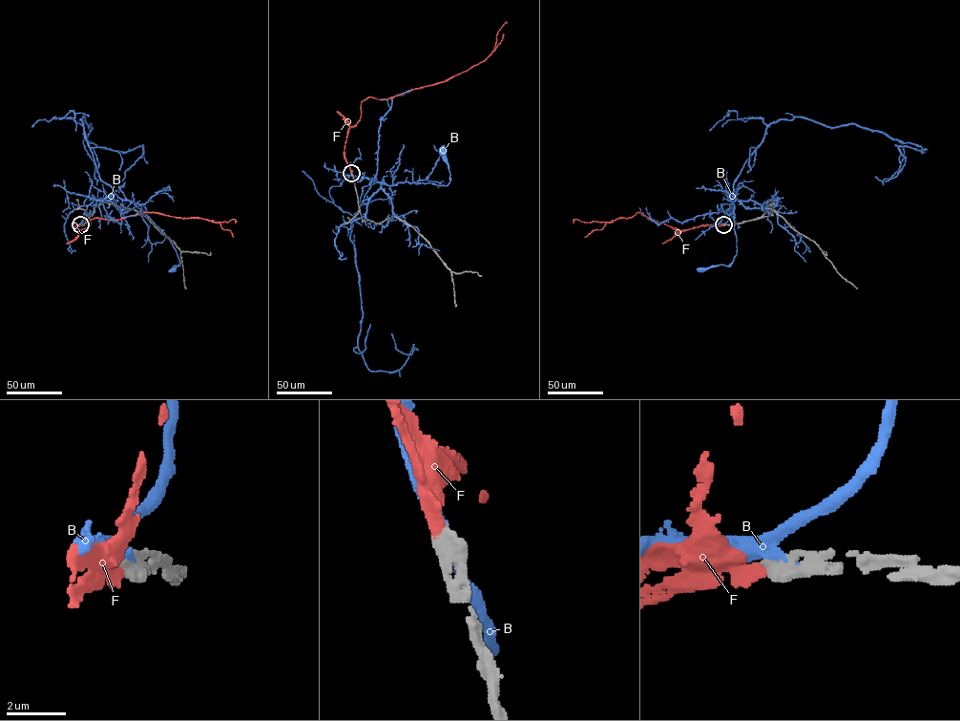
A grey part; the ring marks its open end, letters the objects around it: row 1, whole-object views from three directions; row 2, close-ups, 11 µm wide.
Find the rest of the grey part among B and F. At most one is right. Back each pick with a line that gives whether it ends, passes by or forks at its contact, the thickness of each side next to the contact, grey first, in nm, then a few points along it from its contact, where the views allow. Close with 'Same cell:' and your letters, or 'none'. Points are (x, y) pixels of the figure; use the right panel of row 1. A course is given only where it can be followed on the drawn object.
F: It ends there. Thickness 600 nm (grey) against 360 nm. Its course: (724, 224), (678, 230), (639, 212), (611, 222), (575, 219), (573, 223)
Same cell: F

